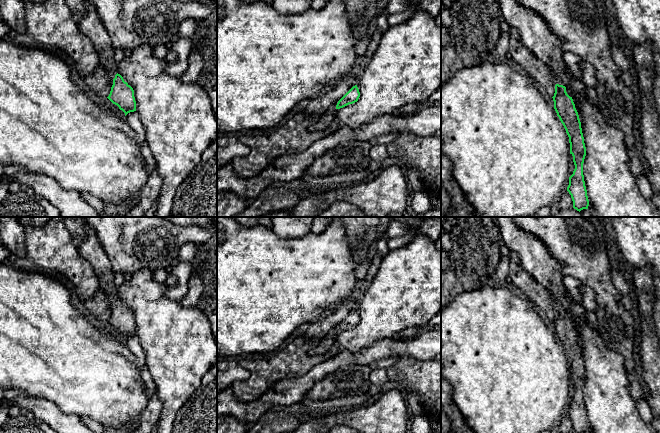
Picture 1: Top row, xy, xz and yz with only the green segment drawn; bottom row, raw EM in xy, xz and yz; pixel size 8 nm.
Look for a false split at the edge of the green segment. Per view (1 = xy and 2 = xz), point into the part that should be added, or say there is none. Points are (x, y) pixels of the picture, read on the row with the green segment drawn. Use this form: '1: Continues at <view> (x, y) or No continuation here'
1: Continues at xy (90, 25)
2: No continuation here

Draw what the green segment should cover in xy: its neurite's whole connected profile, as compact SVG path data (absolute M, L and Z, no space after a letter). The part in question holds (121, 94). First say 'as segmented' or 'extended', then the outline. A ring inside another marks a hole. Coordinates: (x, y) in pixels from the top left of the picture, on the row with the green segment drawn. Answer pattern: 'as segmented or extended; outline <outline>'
extended; outline M90 0L85 1L85 7L86 11L78 22L78 28L91 41L101 66L107 73L108 78L113 81L107 98L117 105L126 116L128 113L136 111L134 90L118 73L118 64L114 60L115 49L112 46L107 30L98 17L95 7Z

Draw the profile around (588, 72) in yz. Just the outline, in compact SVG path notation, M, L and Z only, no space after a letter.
M582 61L580 63L582 82L587 88L595 88L596 86L596 72L591 64Z

